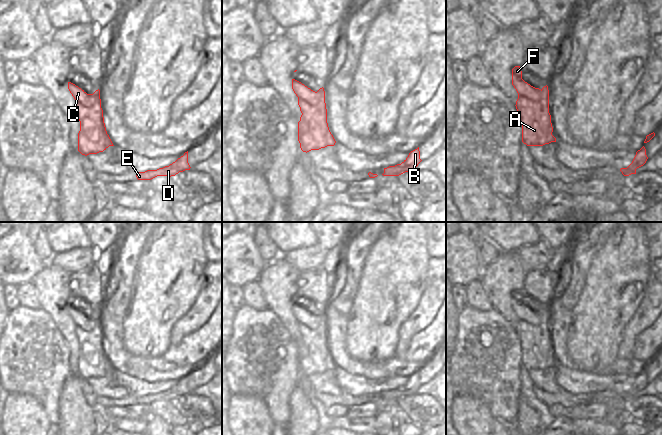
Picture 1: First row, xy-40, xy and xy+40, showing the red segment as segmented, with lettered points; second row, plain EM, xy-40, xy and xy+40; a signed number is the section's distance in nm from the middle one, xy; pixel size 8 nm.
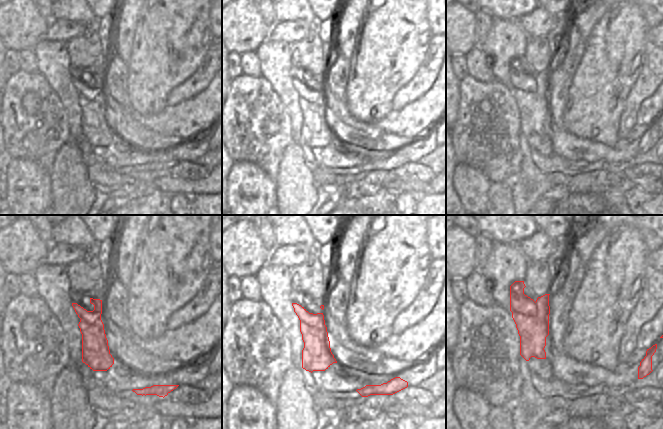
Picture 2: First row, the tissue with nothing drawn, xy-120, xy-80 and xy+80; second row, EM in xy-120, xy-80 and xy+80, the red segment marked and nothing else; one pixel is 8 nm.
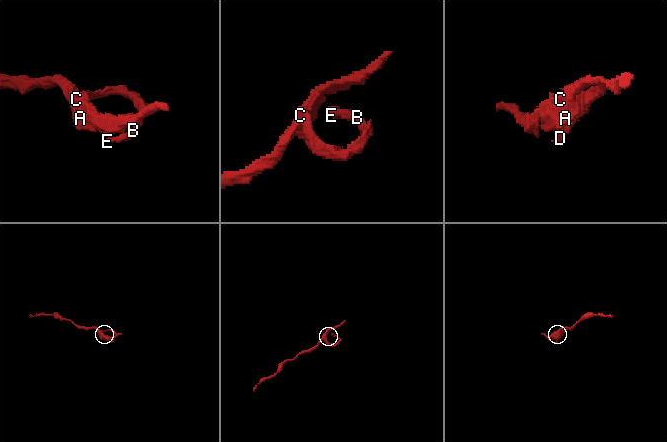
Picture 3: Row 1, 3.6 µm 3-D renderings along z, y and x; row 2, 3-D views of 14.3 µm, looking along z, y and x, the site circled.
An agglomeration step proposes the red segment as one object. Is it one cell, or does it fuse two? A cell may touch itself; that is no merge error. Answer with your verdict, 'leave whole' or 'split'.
split

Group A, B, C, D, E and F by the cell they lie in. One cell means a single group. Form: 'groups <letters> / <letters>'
groups A B D E / C F

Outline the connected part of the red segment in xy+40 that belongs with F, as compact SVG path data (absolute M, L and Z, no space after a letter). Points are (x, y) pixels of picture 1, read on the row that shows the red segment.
M520 66L512 69L512 85L516 89L518 96L529 98L535 102L539 102L542 97L542 90L535 88L522 79L522 71Z

